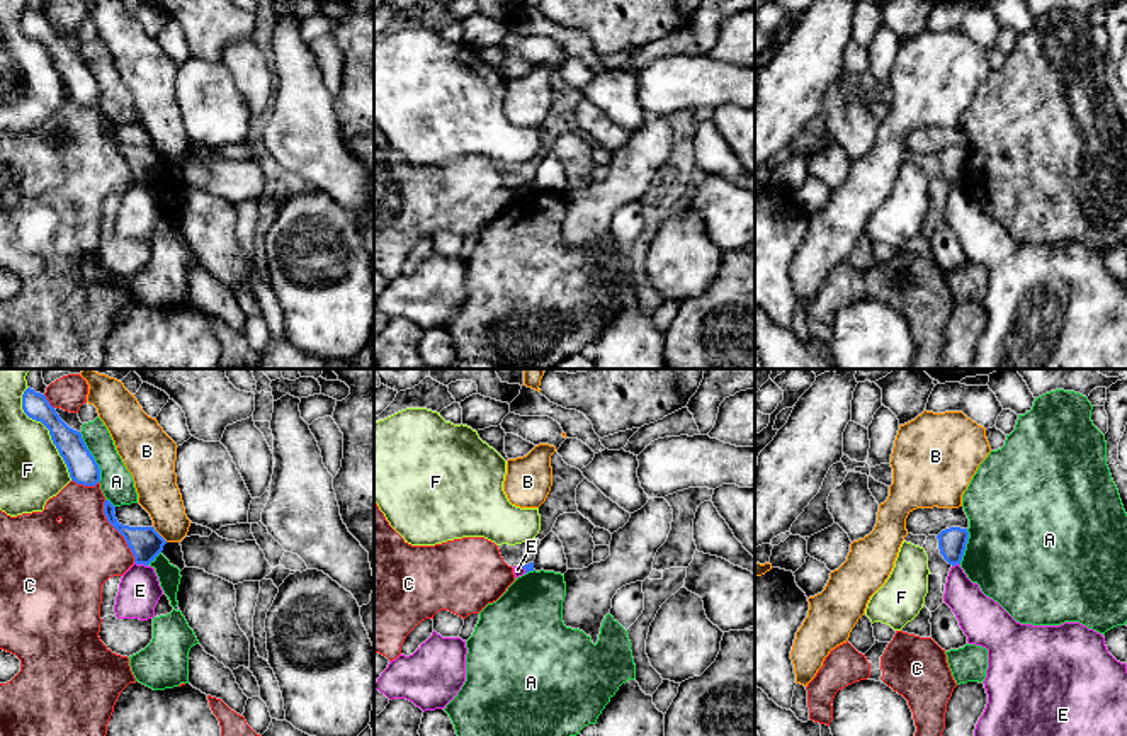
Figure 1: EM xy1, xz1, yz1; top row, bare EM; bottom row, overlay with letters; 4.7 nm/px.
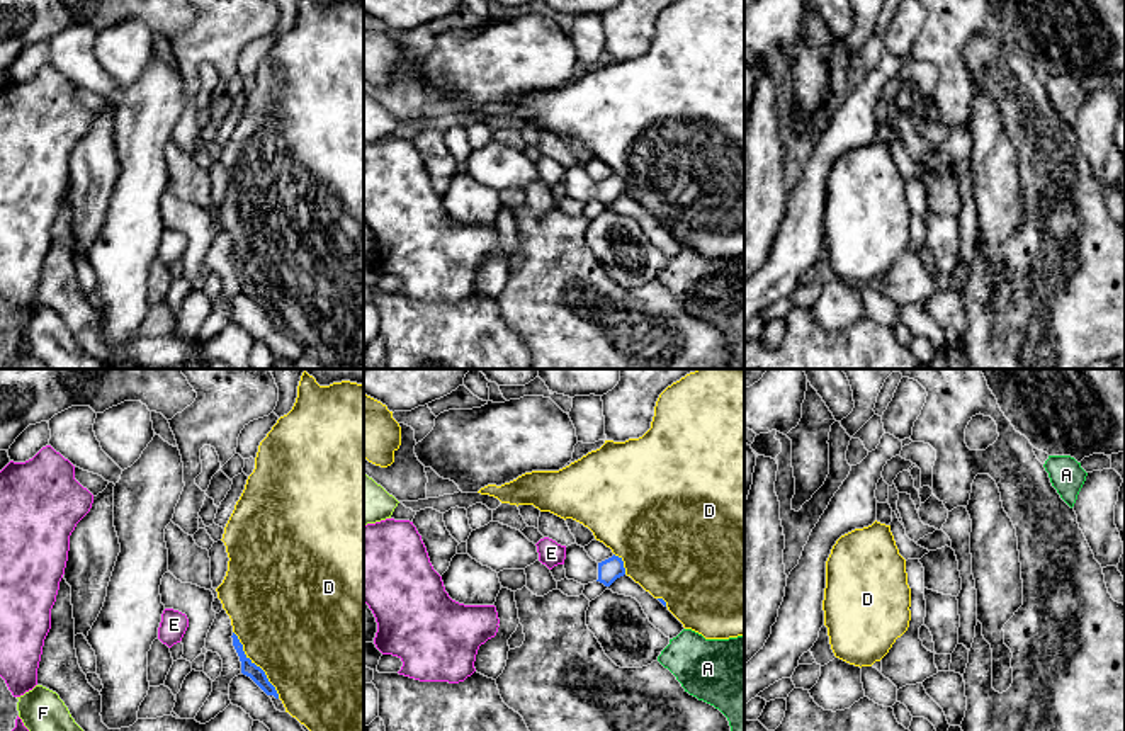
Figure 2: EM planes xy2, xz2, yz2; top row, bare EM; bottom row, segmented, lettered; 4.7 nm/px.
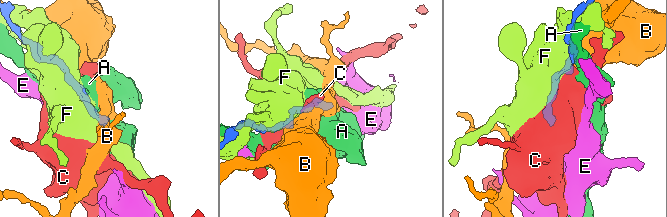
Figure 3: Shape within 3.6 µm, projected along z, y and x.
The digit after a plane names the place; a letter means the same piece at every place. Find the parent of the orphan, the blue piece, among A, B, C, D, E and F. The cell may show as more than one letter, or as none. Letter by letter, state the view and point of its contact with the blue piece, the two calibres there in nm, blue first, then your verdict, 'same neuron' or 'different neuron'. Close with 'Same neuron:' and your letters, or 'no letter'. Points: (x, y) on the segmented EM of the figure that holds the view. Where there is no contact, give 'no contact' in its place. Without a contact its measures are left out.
A: xy1 (92, 458) | 140/160 nm | different neuron
B: xy1 (158, 534) | 160/200 nm | different neuron
C: xy1 (116, 529) | 160/380 nm | different neuron
D: xy2 (255, 665) | 70/480 nm | different neuron
E: xy1 (141, 563) | 160/200 nm | different neuron
F: xy1 (50, 432) | 140/300 nm | different neuron
Same neuron: no letter

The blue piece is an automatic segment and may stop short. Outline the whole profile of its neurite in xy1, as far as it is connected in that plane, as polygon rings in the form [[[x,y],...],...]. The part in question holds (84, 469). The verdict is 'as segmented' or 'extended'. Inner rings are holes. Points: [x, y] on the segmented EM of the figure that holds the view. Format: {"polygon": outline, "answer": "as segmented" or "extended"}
{"polygon": [[[27,388],[22,394],[24,413],[41,422],[51,435],[59,456],[63,457],[71,481],[83,486],[95,486],[100,481],[100,469],[87,449],[82,433],[70,428],[49,405],[44,394]]], "answer": "as segmented"}

